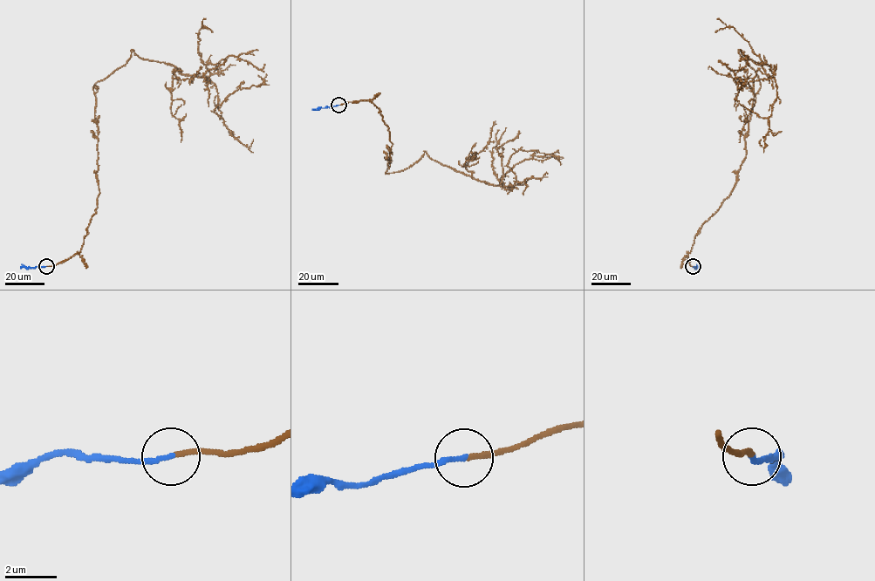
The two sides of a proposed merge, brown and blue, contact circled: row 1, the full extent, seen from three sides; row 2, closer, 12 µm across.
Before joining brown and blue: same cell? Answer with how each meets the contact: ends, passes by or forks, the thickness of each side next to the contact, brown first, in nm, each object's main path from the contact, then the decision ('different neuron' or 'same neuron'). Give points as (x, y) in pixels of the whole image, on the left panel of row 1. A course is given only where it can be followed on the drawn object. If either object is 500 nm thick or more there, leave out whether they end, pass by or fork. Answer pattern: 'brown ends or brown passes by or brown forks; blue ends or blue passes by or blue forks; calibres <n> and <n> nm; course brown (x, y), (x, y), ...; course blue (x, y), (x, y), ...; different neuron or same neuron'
brown ends; blue ends; calibres 190 and 200 nm; course brown (46, 266), (80, 251), (99, 192), (93, 85), (133, 51), (208, 78), (221, 118), (216, 106), (266, 74); course blue (46, 266), (20, 268); same neuron

